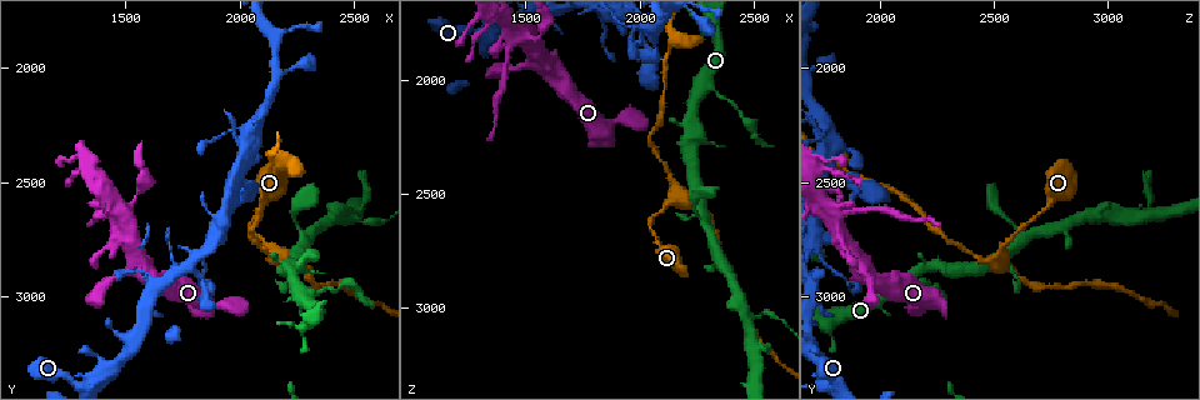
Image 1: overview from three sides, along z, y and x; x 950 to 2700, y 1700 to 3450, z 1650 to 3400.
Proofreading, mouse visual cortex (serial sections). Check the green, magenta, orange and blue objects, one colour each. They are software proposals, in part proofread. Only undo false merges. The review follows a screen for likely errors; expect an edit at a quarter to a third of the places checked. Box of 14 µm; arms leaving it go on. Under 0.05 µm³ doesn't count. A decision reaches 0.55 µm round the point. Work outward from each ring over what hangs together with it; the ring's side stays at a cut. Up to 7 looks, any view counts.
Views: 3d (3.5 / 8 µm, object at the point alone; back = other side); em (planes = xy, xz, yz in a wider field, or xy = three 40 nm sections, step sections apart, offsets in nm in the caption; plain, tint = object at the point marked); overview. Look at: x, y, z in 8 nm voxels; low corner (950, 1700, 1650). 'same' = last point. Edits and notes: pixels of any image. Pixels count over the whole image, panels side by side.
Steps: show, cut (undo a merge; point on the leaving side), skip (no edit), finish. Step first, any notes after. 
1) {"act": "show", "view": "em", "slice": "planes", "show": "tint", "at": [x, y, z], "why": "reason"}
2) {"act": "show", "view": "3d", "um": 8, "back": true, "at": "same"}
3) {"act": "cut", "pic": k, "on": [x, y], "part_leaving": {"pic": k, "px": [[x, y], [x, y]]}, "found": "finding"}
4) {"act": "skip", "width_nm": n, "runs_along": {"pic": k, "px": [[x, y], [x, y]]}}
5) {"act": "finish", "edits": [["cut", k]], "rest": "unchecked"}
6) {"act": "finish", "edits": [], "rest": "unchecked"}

{"act": "show", "view": "3d", "um": 8, "at": [2350, 2970, 2080], "why": "calibre changes"}

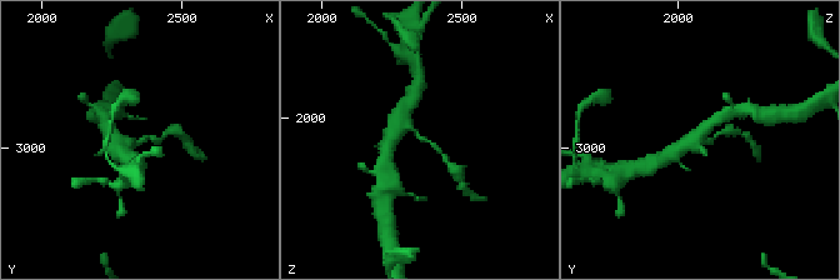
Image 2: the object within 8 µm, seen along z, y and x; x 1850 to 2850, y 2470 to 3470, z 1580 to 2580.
{"act": "show", "view": "em", "slice": "xy", "step": 5, "show": "tint", "at": [2360, 2980, 2070], "arm_widths_nm": [150, 450]}

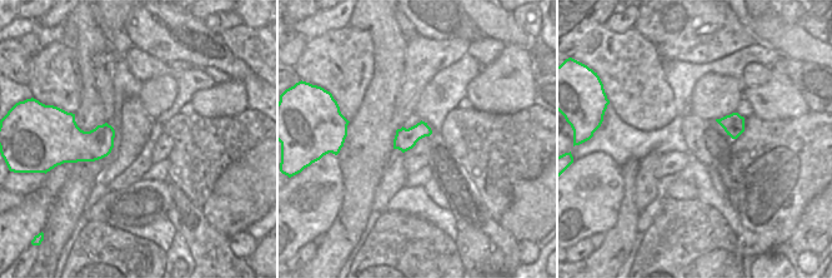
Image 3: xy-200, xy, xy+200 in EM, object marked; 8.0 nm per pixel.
{"act": "cut", "pic": 2, "on": [156, 141], "part_leaving": {"pic": 2, "px": [[140, 141], [160, 141], [174, 131]]}, "found": "two cells meet here"}

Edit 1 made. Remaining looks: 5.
{"act": "show", "view": "3d", "um": 3.5, "at": [2190, 2820, 2520], "why": "a fork"}

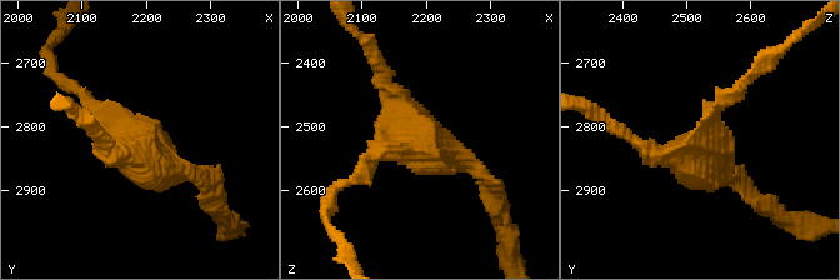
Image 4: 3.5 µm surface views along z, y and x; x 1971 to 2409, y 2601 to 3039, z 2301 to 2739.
{"act": "show", "view": "em", "slice": "planes", "show": "tint", "at": [2180, 2825, 2520], "why": "now the EM"}

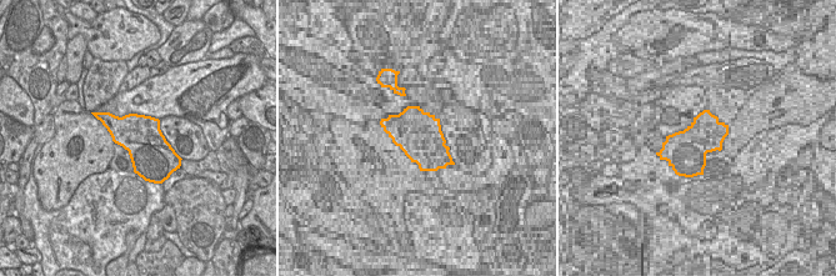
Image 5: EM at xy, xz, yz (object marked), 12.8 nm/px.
{"act": "skip", "arms": 3, "arm_widths_nm": [200, 250, 250], "runs_along": {"pic": 4, "px": [[733, 93], [689, 154], [638, 143]]}, "found": "all the same cell"}

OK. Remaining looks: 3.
{"act": "show", "view": "3d", "um": 8, "back": true, "at": [1500, 2620, 1810], "why": "four arms meet"}

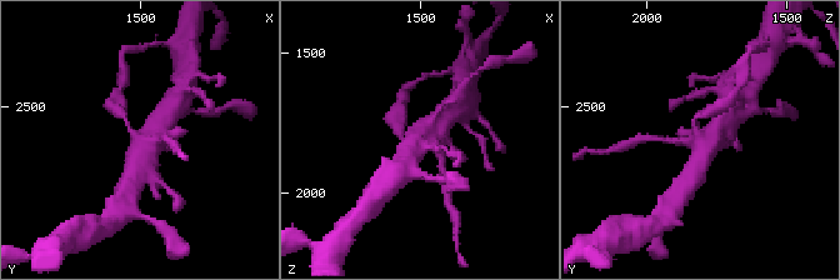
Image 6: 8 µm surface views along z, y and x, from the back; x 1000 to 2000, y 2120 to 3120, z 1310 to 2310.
{"act": "show", "view": "em", "slice": "xy", "step": 2, "show": "tint", "at": [1500, 2620, 1810]}

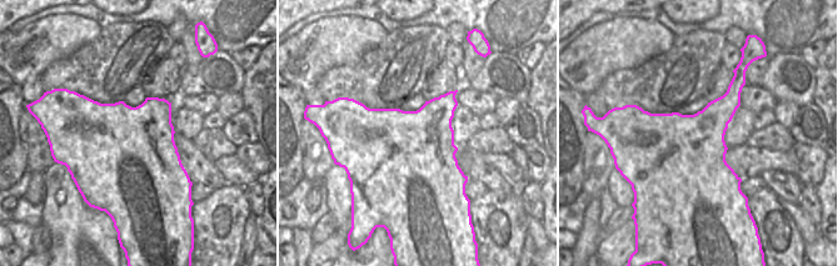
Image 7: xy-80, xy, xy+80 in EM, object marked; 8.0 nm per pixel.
{"act": "skip", "runs_along": {"pic": 6, "px": [[133, 175], [164, 120]]}, "found": "continuous, no second cell"}

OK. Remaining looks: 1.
{"act": "finish", "edits": [["cut", 2]], "rest": "unchecked"}

